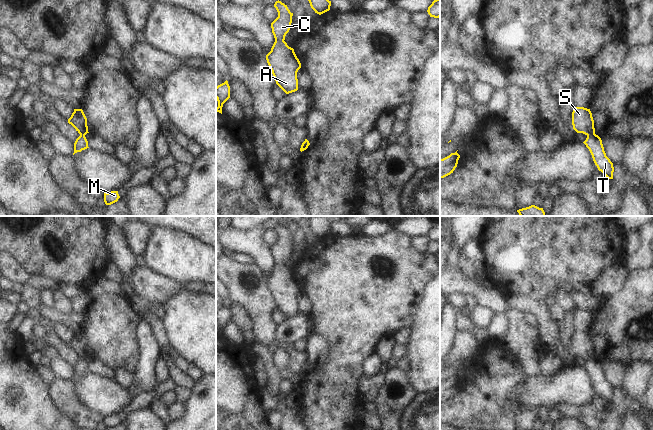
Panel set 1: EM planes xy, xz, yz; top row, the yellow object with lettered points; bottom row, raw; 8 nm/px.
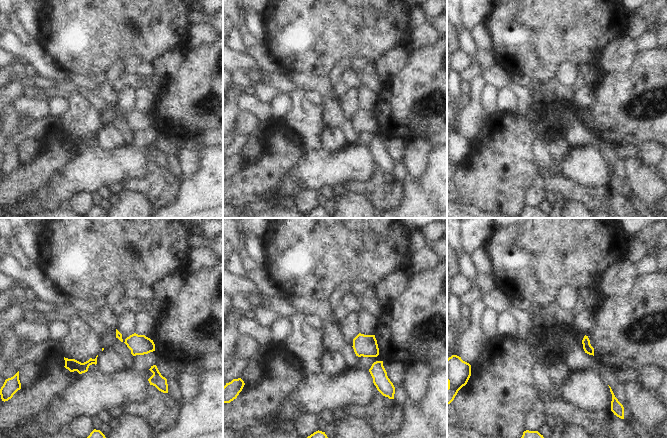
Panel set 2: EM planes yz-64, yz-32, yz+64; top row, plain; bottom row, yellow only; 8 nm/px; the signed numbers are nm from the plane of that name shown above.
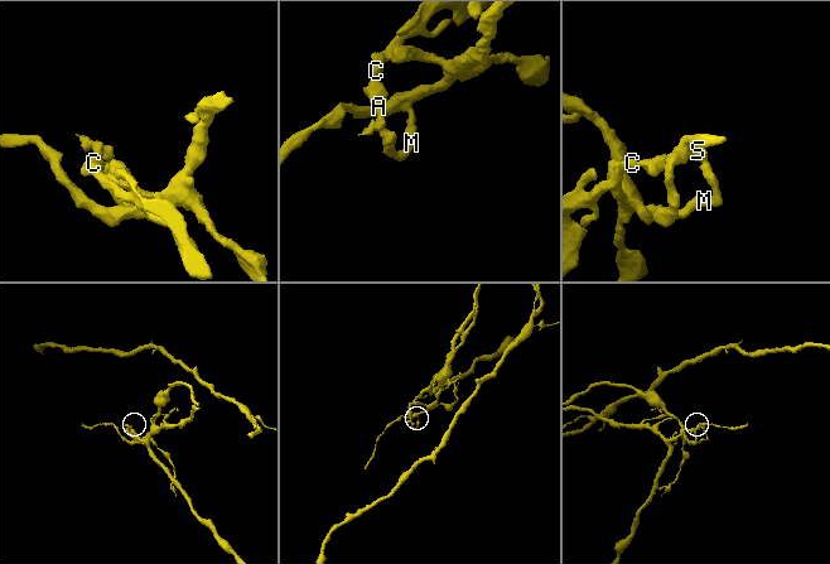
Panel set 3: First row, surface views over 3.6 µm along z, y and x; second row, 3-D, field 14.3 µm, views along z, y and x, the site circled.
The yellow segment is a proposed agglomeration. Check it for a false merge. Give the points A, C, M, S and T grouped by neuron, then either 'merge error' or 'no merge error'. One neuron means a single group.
A C S / M T; merge error

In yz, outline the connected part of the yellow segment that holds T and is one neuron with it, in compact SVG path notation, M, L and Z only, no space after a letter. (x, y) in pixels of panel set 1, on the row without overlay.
M596 358L588 359L583 367L589 373L598 394L608 403L613 403L613 387L606 380L601 362Z

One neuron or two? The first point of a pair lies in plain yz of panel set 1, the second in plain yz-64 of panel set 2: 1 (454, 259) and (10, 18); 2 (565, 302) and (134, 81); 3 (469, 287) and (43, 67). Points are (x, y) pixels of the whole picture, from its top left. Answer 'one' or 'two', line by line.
1: two
2: one
3: two

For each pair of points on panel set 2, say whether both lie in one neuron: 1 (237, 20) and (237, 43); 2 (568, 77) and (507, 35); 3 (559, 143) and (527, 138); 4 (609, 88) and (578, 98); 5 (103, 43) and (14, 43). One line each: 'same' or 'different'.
1: different
2: different
3: different
4: different
5: different

